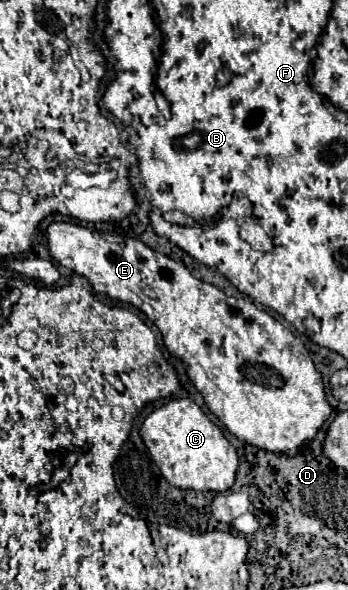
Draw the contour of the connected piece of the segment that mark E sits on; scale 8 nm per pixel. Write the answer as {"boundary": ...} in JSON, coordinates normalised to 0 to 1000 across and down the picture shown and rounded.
{"boundary":[[[155,375],[132,385],[132,412],[144,432],[178,453],[207,456],[218,466],[241,469],[276,497],[385,517],[460,558],[471,588],[489,595],[494,605],[511,605],[534,615],[546,649],[557,649],[557,656],[580,666],[598,693],[672,741],[730,758],[799,764],[833,775],[885,758],[885,751],[914,734],[920,720],[948,703],[948,686],[937,680],[925,639],[908,629],[891,598],[833,564],[833,558],[787,544],[718,507],[678,507],[644,500],[626,486],[552,469],[529,446],[511,446],[454,425],[437,425],[397,405],[322,412],[276,392],[241,388],[213,378]]]}

